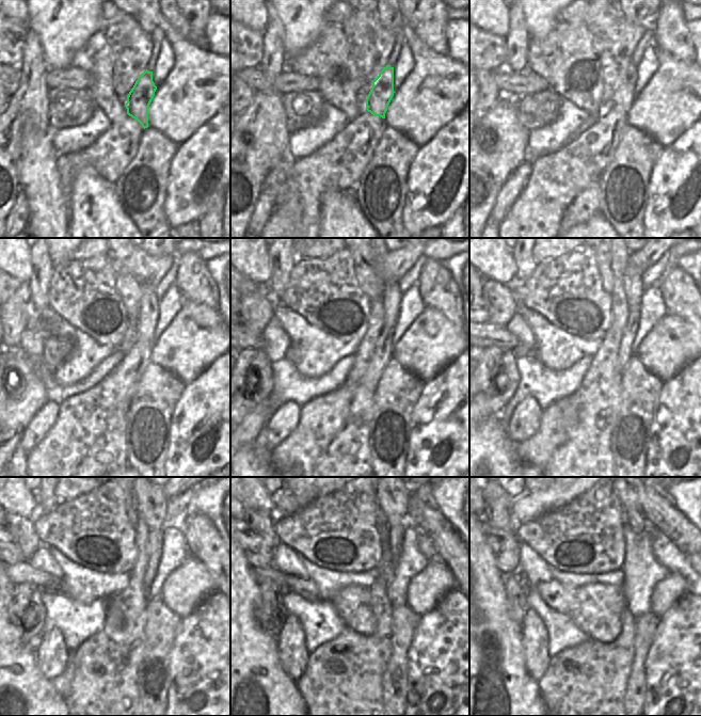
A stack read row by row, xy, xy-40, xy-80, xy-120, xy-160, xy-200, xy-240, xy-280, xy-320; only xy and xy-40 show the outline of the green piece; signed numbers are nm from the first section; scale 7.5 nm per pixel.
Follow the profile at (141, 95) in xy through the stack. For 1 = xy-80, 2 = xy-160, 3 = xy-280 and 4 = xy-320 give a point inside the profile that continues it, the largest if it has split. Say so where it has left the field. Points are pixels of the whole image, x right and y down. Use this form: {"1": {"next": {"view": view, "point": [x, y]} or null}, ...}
{"1": {"next": {"view": "xy-80", "point": [623, 97]}}, "2": {"next": {"view": "xy-160", "point": [392, 296]}}, "3": {"next": {"view": "xy-280", "point": [393, 498]}}, "4": {"next": {"view": "xy-320", "point": [631, 498]}}}

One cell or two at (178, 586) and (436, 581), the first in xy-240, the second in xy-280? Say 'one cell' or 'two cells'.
one cell

